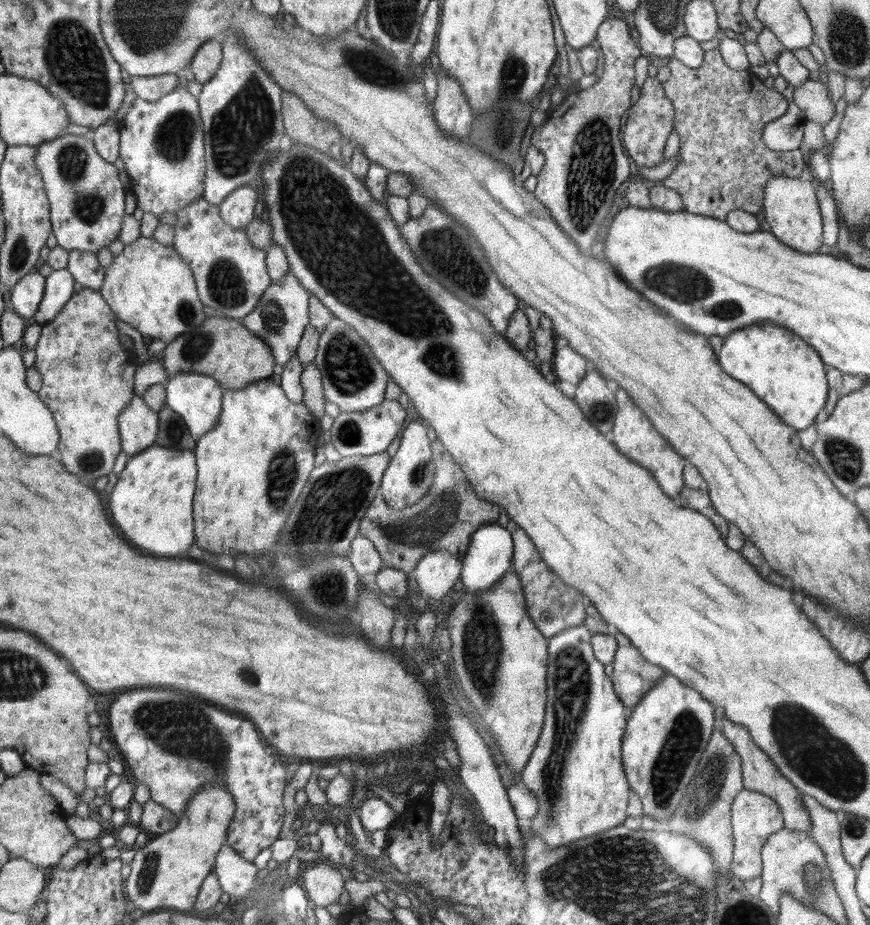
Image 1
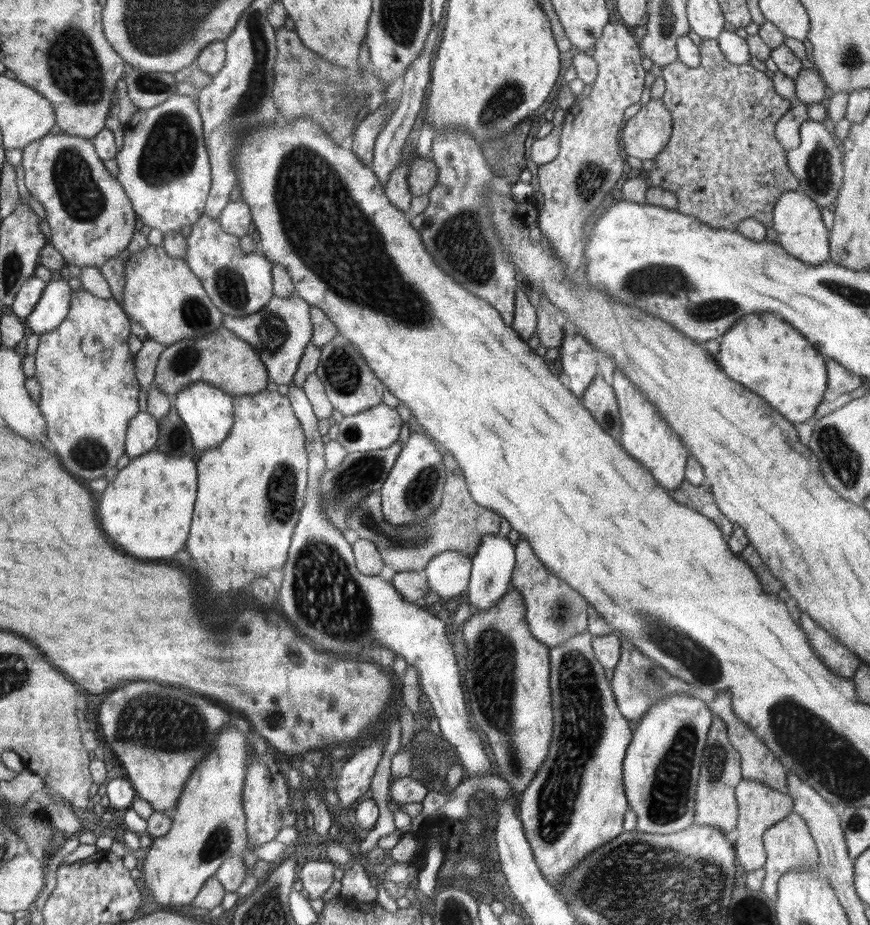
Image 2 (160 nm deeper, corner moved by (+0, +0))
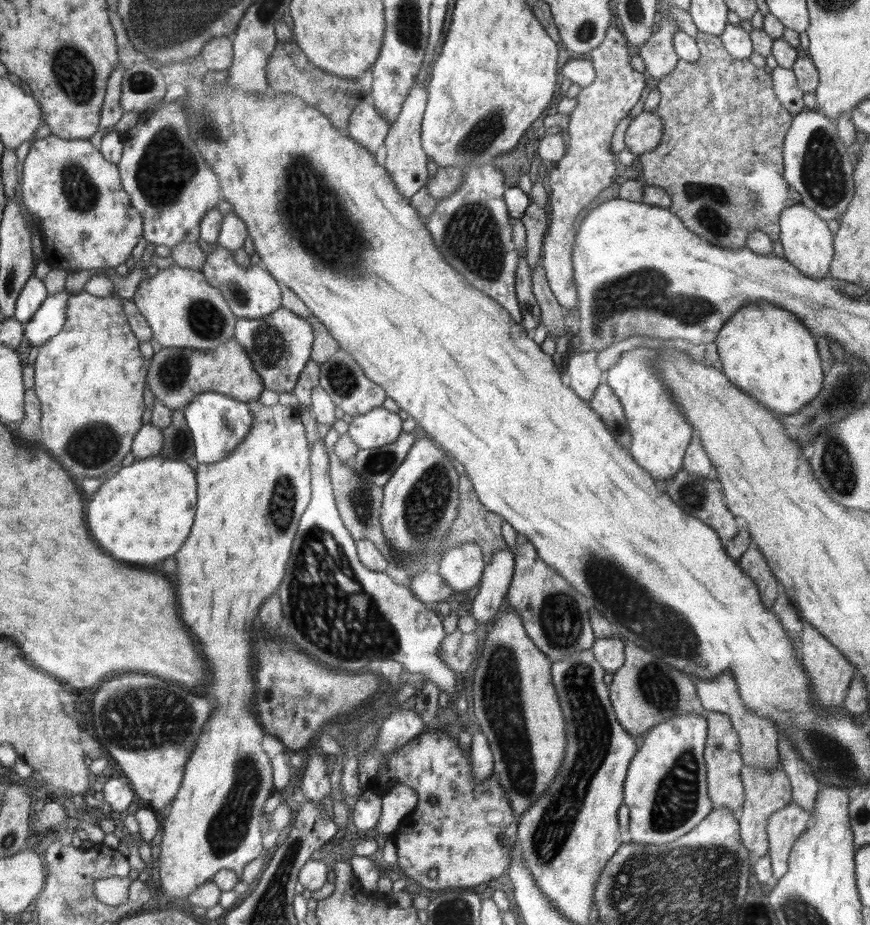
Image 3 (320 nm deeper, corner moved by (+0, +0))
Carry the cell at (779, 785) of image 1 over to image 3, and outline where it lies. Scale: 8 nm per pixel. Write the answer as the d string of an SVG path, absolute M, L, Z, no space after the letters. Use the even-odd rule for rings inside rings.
M730 671L720 673L715 679L698 679L697 684L698 699L705 710L724 713L731 720L731 725L740 739L740 754L745 765L765 769L780 765L777 749L779 734L775 724L768 717L755 715L755 712L740 700L736 681Z

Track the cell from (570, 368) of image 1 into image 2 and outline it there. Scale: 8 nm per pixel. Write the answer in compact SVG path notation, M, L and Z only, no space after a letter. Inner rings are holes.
M576 352L576 354L570 356L568 354L562 355L562 370L570 378L568 388L580 399L588 386L590 386L593 378L597 375L597 364L594 362L594 353Z

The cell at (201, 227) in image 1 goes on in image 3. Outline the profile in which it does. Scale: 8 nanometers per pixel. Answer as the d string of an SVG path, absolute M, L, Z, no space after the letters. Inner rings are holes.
M216 242L216 249L207 253L205 265L201 269L208 284L220 291L230 310L240 318L260 319L270 316L282 306L281 285L261 265L250 265L244 268L233 257L231 250Z

